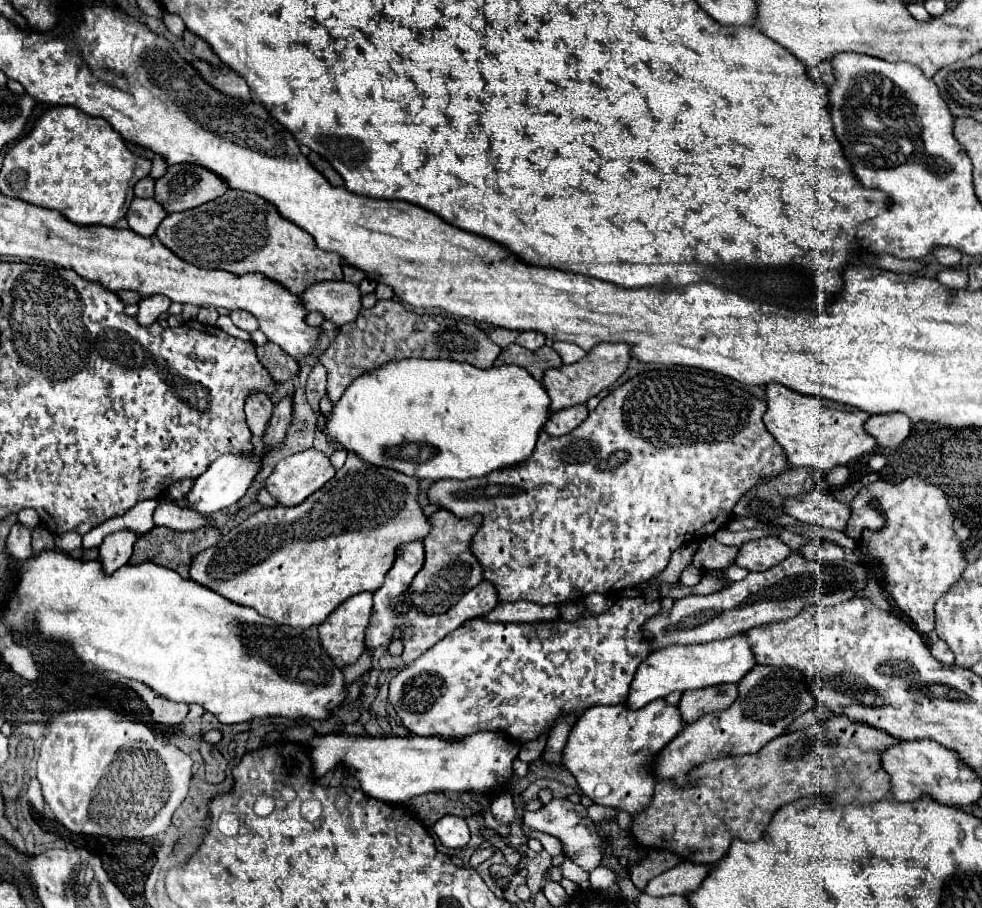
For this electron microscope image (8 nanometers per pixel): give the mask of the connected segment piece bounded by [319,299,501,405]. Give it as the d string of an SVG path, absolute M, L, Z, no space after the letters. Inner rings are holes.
M387 299L377 301L377 305L371 309L361 309L357 321L343 325L335 341L319 357L319 363L323 363L327 369L327 395L335 405L351 381L391 361L423 357L465 361L475 367L493 367L493 361L499 357L499 353L501 347L495 345L475 323L443 321L443 325L439 325L435 317L411 313L401 303Z

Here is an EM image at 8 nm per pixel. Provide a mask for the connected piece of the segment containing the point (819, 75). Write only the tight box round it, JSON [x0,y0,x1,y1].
[807,61,833,85]

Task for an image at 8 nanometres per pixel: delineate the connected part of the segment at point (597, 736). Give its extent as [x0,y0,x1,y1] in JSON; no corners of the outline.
[563,699,685,813]

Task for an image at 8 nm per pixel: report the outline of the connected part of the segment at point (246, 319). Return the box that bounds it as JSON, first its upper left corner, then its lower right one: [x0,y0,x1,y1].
[229,311,257,331]

